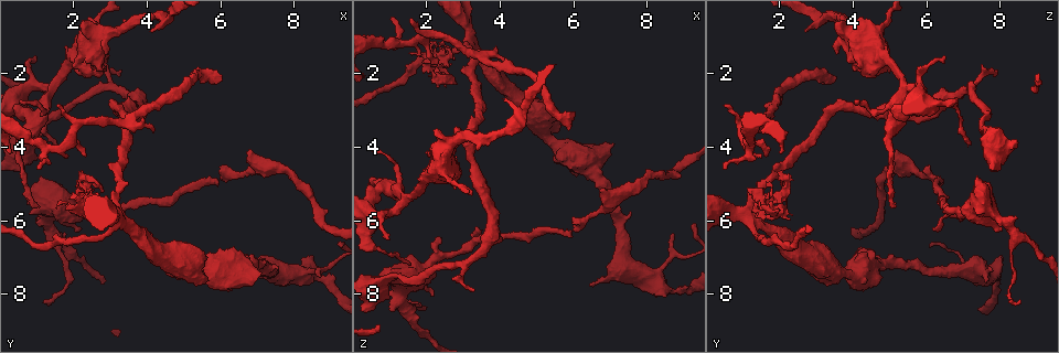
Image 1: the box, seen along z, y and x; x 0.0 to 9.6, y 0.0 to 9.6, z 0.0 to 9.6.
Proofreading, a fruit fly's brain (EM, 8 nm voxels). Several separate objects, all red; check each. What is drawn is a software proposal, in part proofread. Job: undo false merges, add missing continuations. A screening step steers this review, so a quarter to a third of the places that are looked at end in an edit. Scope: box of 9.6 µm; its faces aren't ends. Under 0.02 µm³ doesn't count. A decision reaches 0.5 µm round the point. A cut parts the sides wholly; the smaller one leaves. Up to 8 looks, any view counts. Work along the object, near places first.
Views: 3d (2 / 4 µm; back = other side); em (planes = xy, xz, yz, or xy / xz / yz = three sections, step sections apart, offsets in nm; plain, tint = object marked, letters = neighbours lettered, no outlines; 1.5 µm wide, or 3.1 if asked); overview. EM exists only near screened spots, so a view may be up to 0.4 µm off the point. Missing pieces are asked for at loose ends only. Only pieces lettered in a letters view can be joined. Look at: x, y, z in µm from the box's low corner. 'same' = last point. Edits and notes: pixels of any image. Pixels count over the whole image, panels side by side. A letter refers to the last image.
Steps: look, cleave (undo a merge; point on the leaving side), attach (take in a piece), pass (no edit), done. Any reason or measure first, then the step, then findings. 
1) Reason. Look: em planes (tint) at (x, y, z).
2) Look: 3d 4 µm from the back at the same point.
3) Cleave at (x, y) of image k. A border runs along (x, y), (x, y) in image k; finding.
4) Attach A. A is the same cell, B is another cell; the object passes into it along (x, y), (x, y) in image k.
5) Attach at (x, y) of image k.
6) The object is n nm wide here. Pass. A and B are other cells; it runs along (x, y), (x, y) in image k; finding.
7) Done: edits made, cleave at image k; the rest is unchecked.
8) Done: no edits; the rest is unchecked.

Calibre changes. Look: 3d 2 µm at (6.70, 7.10, 4.85).

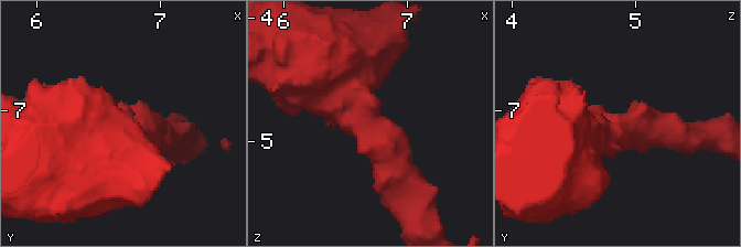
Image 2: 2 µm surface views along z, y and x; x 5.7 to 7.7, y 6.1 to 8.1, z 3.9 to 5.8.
The arms are 280, 700 nm wide. Look: em planes (tint) at (6.74, 7.12, 4.94).

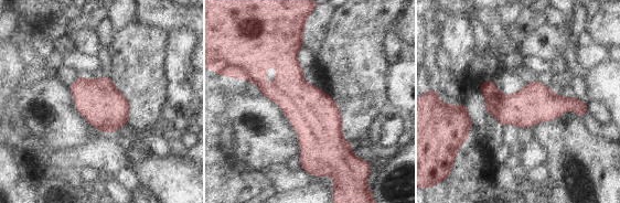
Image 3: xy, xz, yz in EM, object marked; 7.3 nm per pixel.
Look: em planes (letters) at the same point.

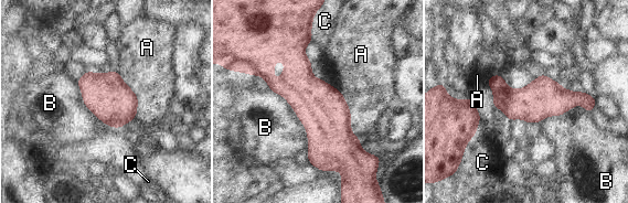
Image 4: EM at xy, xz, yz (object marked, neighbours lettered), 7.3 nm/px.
Pass. A, B and C are other cells; it runs along (304, 32), (321, 163) in image 4; one neuron here.

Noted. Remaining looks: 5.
An open end. Look: 3d 2 µm at (2.25, 5.80, 6.45).

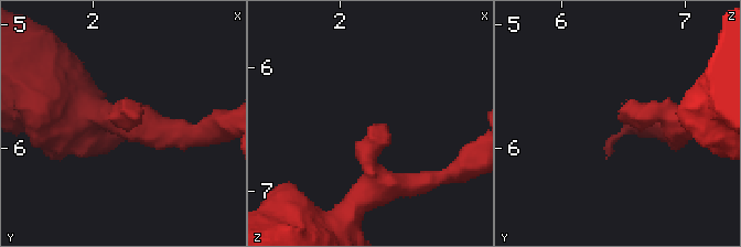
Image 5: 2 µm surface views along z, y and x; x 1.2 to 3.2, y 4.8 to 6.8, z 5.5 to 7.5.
The arms are 260, 260 nm wide. Look: em planes (letters) at (2.26, 5.72, 6.46).

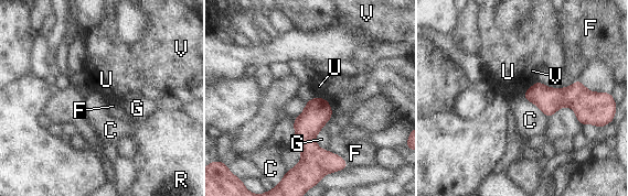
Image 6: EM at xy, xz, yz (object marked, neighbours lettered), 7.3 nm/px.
The object is 160 nm wide here; the longest contact is with C, 260 nm. Pass. C, F, G, R, U and V are other cells; none of them fits.

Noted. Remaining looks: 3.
Long arm stops here. Look: em planes (plain) at (1.60, 3.85, 7.15).

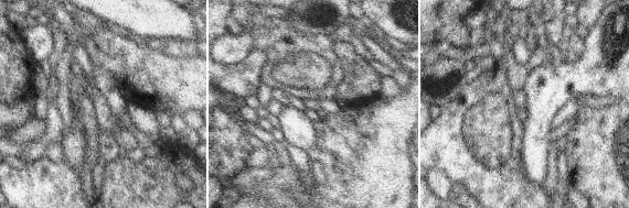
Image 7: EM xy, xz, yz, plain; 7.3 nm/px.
Look: em planes (tint) at the same point.

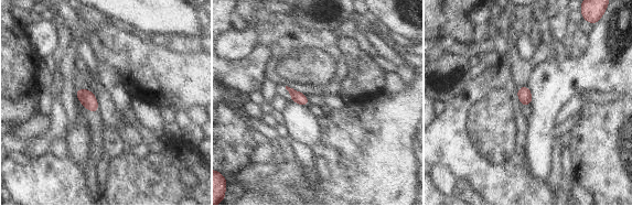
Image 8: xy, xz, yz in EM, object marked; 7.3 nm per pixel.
See the neighbours. Look: em planes (letters) at the same point.

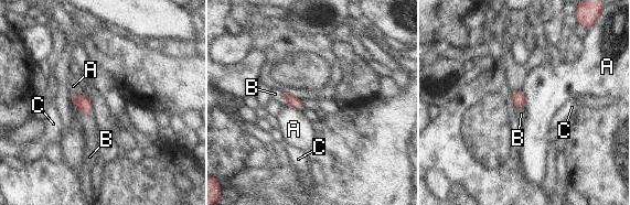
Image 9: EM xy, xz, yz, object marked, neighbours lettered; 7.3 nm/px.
The longest contact is with B, 160 nm. Attach B. B is the same cell, A and C are other cells; it goes on there.

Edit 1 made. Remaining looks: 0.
Done: edits made, attach at image 9; the rest is unchecked.

